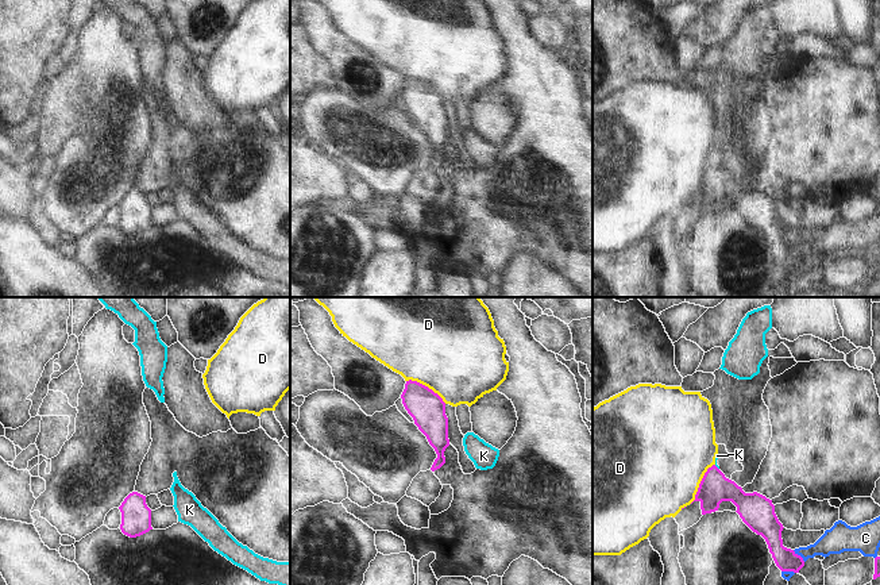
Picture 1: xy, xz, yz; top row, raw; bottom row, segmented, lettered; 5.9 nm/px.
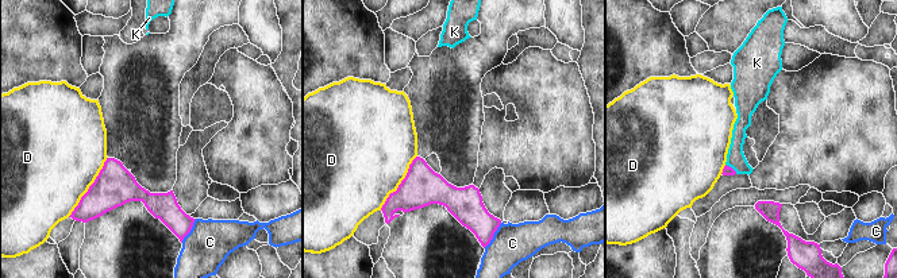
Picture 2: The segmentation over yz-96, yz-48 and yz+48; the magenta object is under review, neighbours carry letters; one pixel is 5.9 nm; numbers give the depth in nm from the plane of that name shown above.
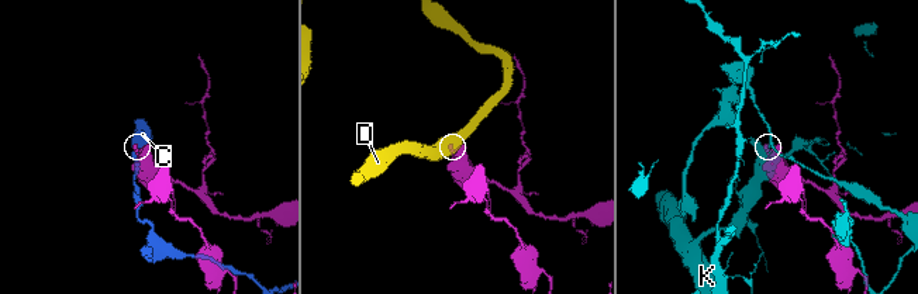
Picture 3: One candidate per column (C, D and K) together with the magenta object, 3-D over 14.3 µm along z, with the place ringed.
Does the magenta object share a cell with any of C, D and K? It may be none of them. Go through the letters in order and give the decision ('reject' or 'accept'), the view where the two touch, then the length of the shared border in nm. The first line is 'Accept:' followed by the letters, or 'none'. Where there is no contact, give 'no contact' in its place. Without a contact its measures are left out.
Accept: none
C: reject | yz | 100 nm
D: reject | yz | 280 nm
K: reject | yz | 40 nm

